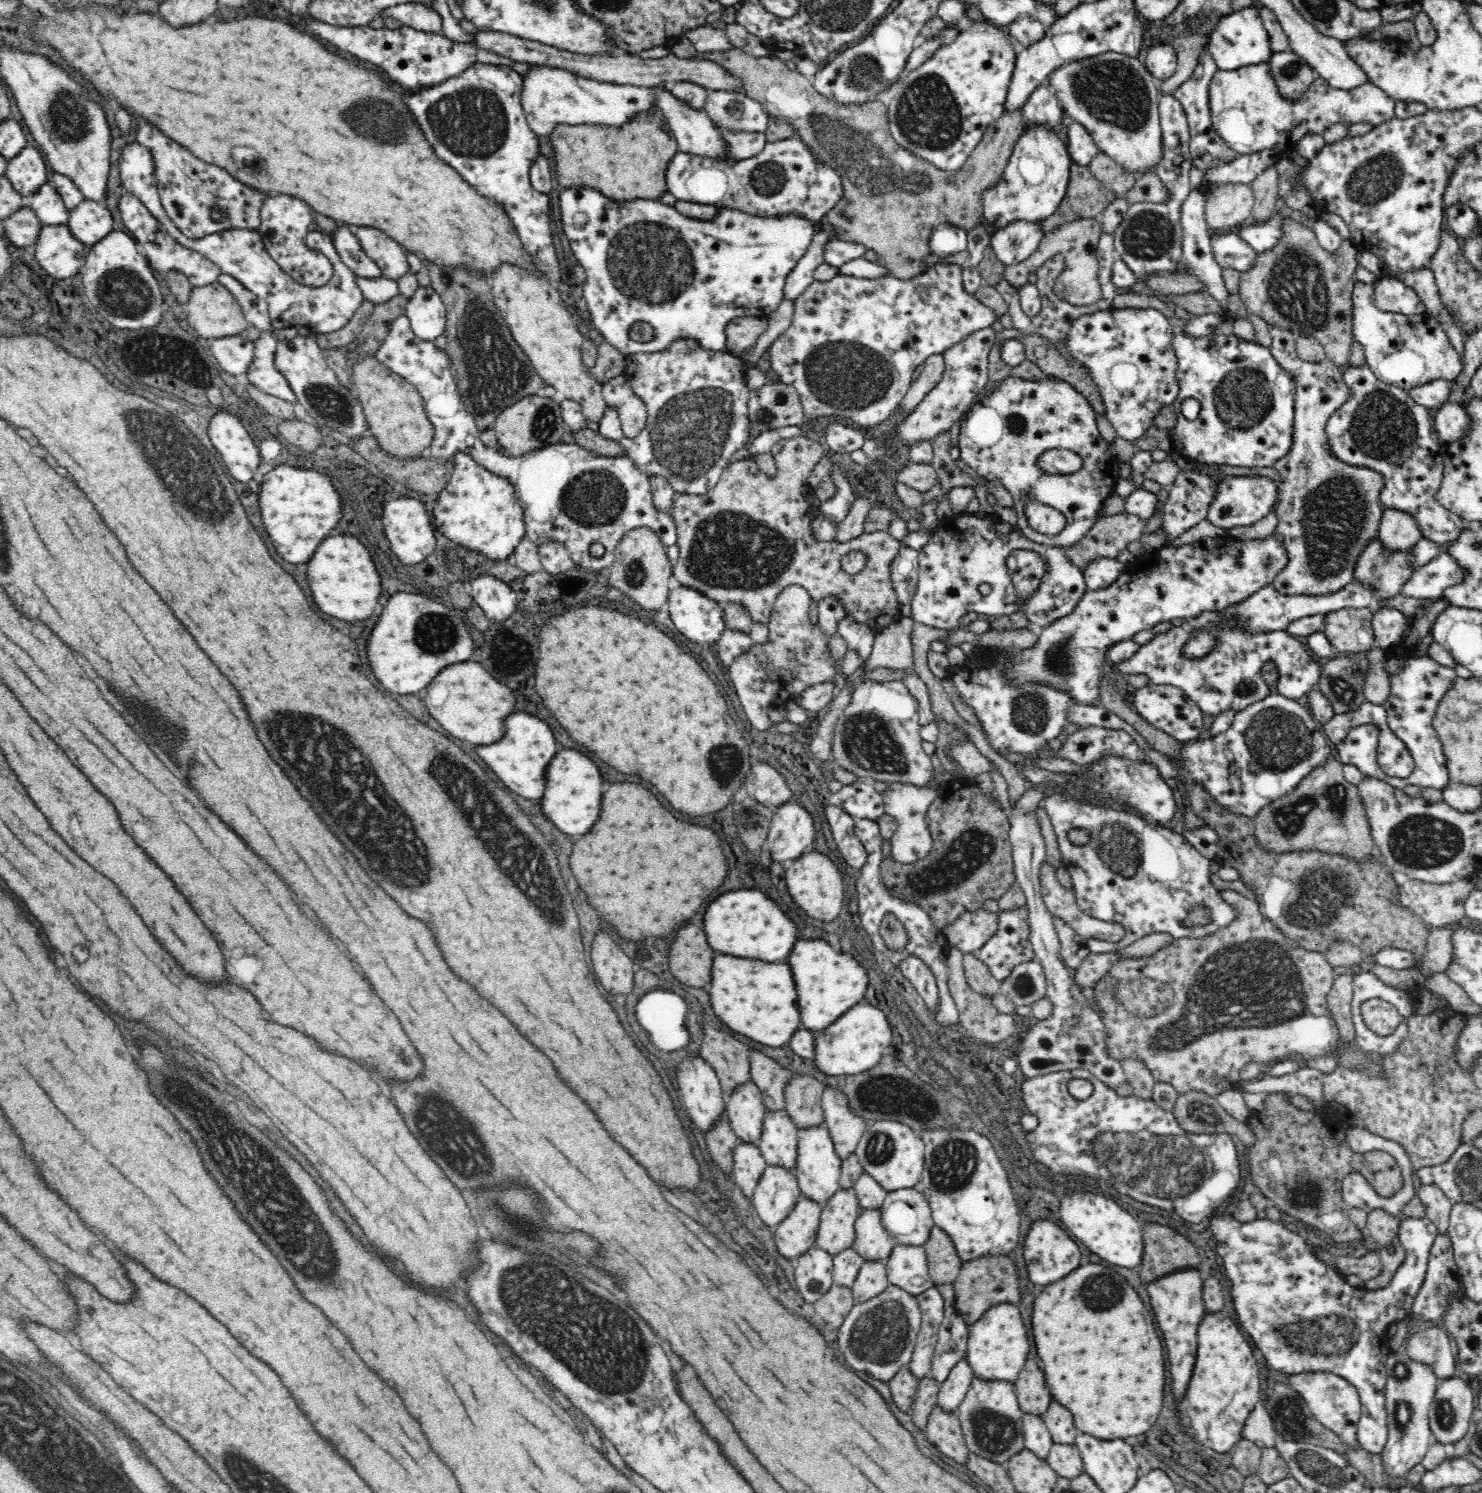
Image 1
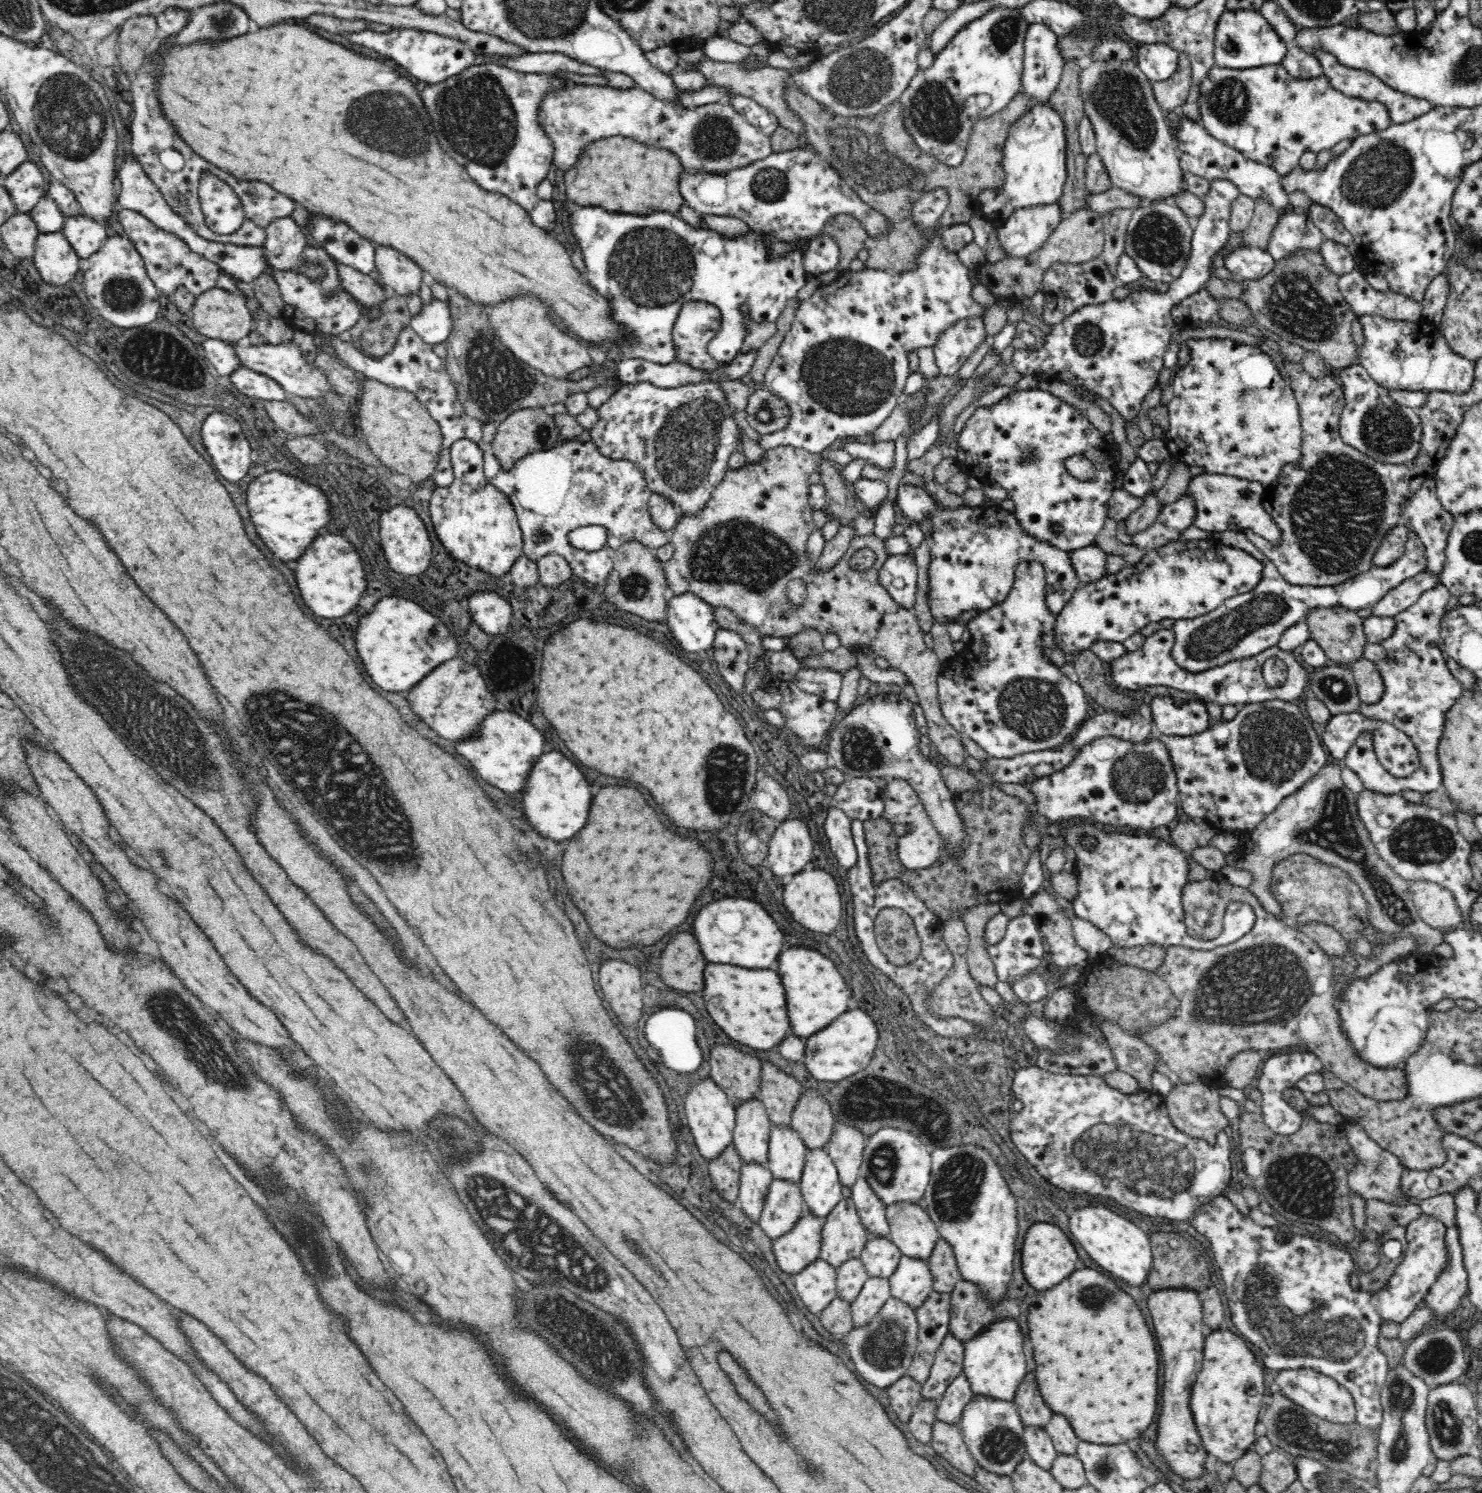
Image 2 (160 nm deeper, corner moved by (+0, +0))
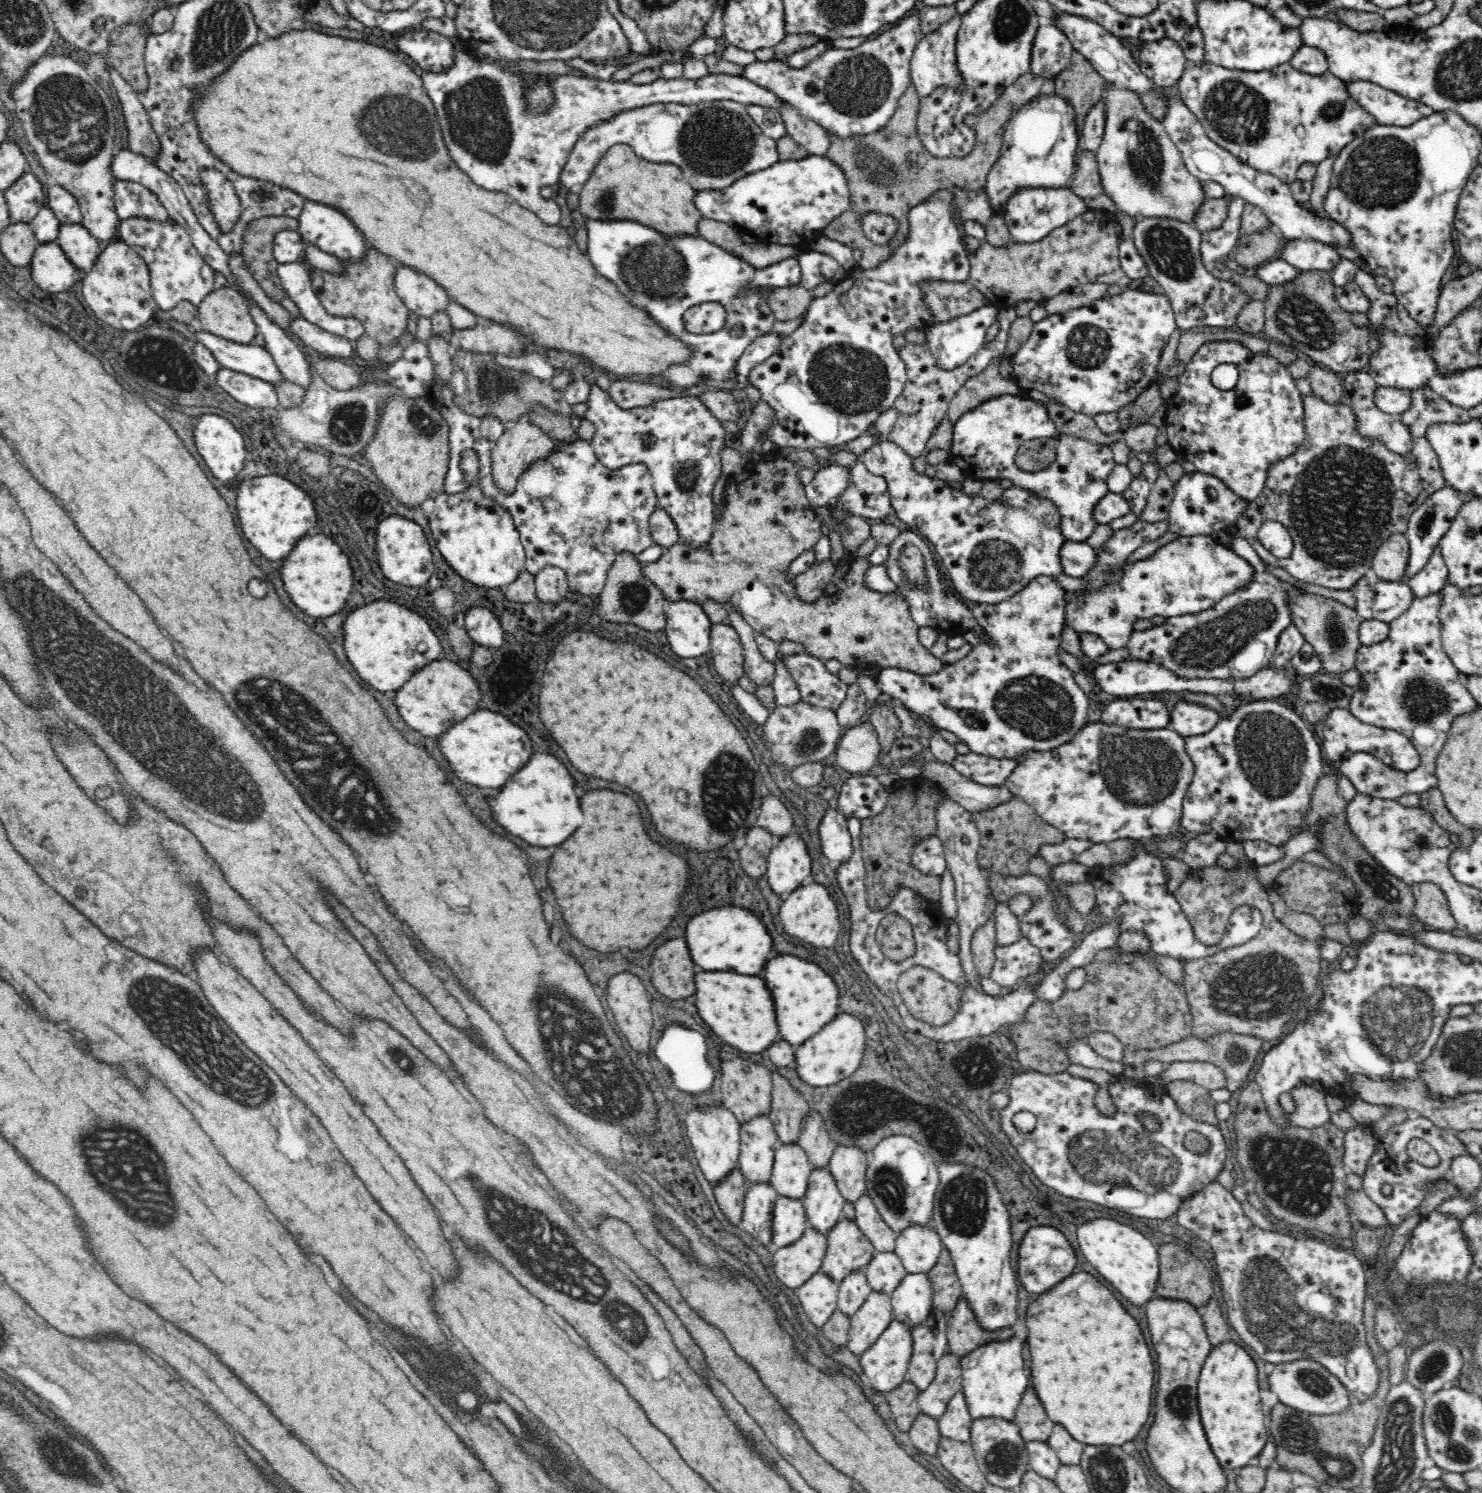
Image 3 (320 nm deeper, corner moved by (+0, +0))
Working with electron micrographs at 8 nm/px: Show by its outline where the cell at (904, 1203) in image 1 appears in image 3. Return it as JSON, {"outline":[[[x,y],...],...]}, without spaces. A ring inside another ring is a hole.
{"outline":[[[930,1226],[905,1228],[895,1242],[895,1253],[908,1274],[929,1274],[944,1250],[940,1235]]]}

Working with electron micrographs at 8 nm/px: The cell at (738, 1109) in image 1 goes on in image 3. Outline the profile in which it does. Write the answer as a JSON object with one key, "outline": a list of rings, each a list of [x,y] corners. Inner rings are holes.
{"outline":[[[759,1116],[740,1127],[738,1167],[752,1185],[770,1184],[779,1138],[768,1116]]]}

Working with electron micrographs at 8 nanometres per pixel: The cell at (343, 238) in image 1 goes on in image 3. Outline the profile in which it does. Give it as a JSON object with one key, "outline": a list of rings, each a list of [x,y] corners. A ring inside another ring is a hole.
{"outline":[[[305,198],[304,208],[297,220],[298,231],[303,240],[311,242],[320,250],[336,255],[341,260],[355,260],[362,256],[366,240],[356,225],[339,208]]]}

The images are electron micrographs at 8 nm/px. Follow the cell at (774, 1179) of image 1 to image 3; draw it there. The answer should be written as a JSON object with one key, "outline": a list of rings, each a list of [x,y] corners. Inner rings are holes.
{"outline":[[[778,1197],[773,1210],[772,1244],[775,1249],[794,1244],[807,1227],[806,1209],[803,1199]]]}

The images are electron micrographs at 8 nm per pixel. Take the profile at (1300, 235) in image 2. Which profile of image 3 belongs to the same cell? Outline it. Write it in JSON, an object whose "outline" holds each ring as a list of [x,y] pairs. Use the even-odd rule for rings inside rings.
{"outline":[[[1292,239],[1283,241],[1278,254],[1288,264],[1302,271],[1330,273],[1344,259],[1336,248],[1316,240]]]}

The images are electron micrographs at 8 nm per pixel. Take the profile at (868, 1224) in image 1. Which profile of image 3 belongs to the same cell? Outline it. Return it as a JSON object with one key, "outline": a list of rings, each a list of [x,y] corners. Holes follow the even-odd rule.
{"outline":[[[878,1252],[873,1254],[871,1264],[864,1273],[873,1292],[886,1294],[891,1298],[900,1281],[906,1278],[900,1257],[895,1252]]]}

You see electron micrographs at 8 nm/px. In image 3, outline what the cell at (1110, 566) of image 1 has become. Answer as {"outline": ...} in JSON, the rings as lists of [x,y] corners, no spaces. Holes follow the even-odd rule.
{"outline":[[[1066,541],[1060,548],[1062,572],[1074,578],[1082,578],[1096,562],[1096,550],[1086,541]]]}

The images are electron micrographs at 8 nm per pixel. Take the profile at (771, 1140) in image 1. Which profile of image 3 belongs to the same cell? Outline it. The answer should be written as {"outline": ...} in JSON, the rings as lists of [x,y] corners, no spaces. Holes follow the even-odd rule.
{"outline":[[[779,1144],[775,1152],[770,1184],[780,1197],[802,1199],[813,1169],[800,1145]]]}

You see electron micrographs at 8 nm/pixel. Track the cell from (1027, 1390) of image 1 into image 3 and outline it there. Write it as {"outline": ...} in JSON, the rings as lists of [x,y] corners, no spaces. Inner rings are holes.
{"outline":[[[1032,1386],[1028,1388],[1028,1392],[1024,1392],[1024,1398],[1020,1401],[1016,1409],[1015,1420],[1018,1432],[1024,1442],[1047,1442],[1052,1432],[1052,1422],[1046,1416],[1038,1396],[1034,1394]]]}

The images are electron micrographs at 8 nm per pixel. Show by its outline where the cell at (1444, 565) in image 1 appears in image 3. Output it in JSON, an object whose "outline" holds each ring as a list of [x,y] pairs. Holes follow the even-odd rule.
{"outline":[[[1368,577],[1357,580],[1350,588],[1355,598],[1354,610],[1362,620],[1389,623],[1412,604],[1411,588],[1405,583],[1382,581],[1372,584]]]}

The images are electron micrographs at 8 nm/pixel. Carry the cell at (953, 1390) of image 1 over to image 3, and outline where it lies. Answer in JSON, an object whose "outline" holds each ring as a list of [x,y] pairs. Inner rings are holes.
{"outline":[[[962,1390],[949,1401],[946,1412],[937,1420],[942,1437],[962,1443],[971,1442],[972,1420]]]}

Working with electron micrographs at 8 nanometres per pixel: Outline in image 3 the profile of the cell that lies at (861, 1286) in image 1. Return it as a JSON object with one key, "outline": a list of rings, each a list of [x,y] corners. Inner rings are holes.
{"outline":[[[872,1292],[859,1311],[851,1316],[849,1341],[846,1347],[860,1360],[892,1321],[891,1298],[880,1292]]]}

